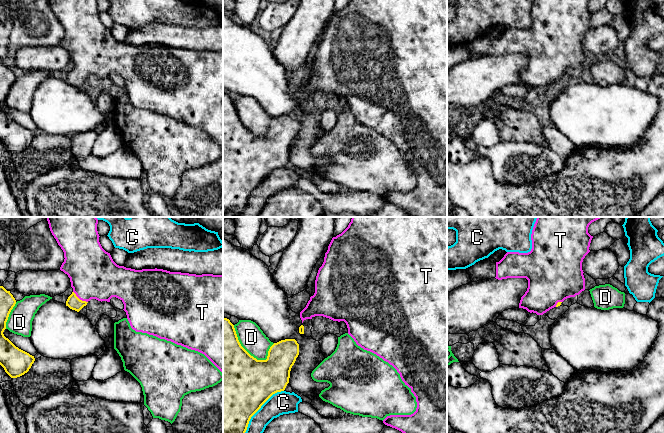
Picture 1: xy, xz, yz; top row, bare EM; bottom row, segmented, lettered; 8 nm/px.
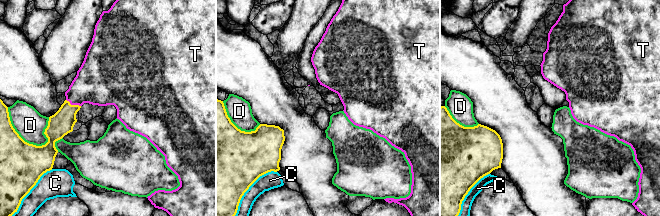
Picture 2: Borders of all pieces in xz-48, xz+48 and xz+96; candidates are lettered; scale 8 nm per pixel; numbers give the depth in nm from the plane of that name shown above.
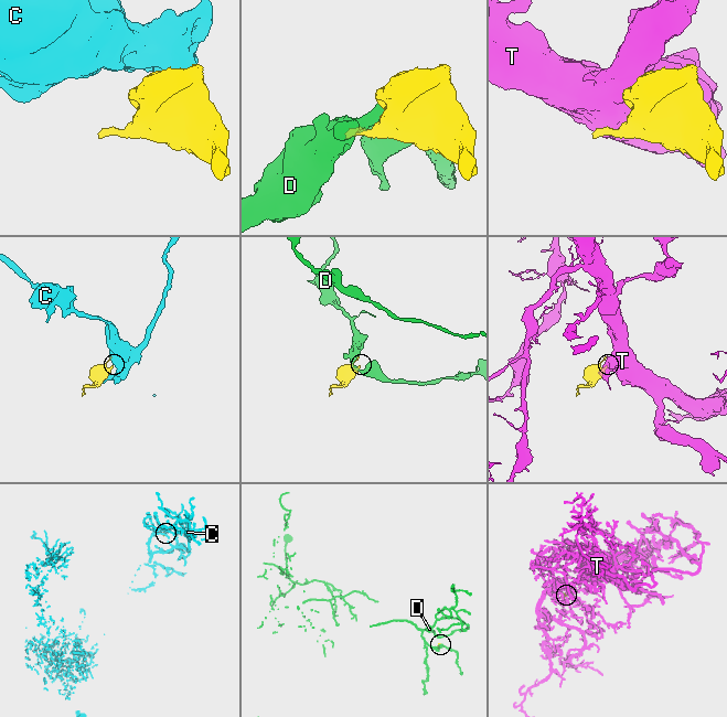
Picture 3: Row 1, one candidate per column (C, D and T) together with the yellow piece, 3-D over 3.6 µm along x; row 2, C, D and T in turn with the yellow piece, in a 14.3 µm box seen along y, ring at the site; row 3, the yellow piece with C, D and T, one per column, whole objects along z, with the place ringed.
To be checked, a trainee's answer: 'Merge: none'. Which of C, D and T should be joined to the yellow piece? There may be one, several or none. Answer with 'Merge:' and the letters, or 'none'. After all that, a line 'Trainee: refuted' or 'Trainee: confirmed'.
Merge: T
Trainee: refuted

